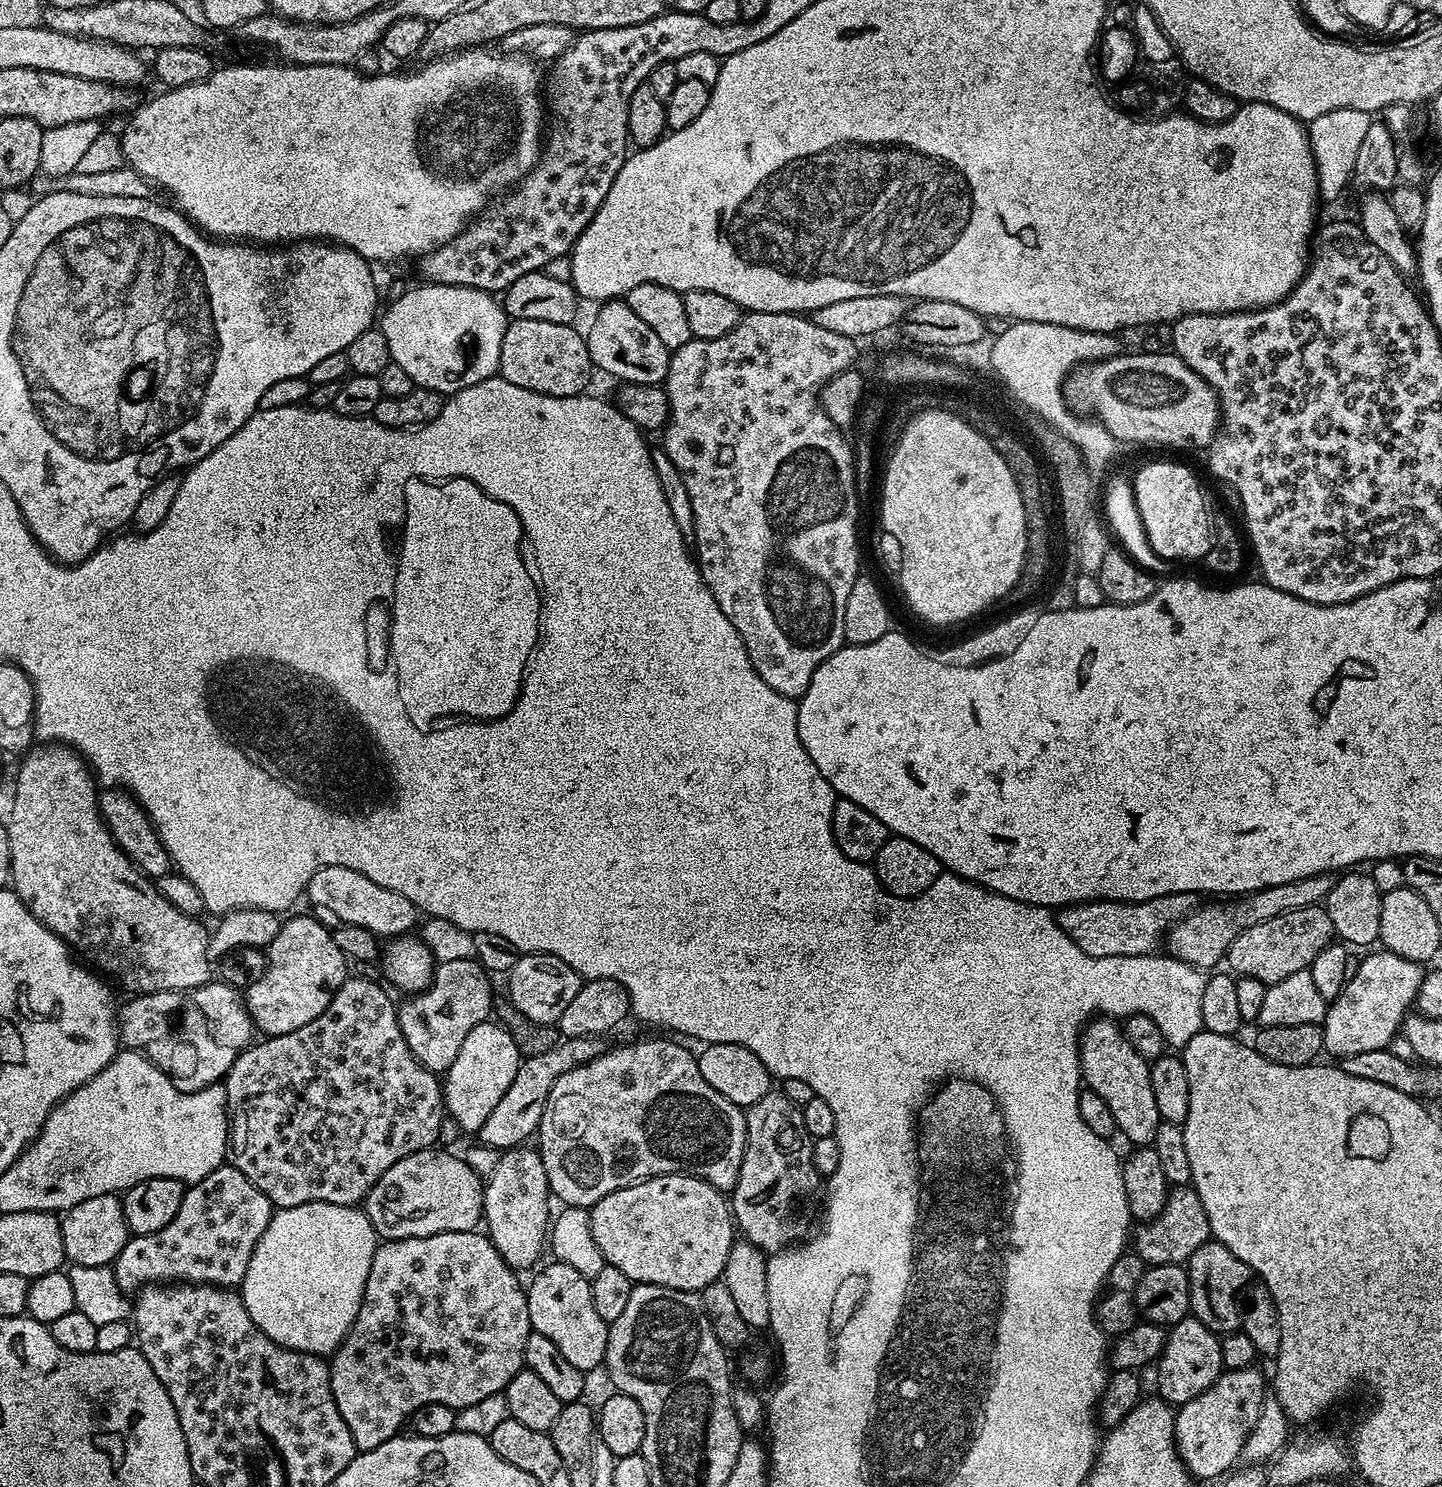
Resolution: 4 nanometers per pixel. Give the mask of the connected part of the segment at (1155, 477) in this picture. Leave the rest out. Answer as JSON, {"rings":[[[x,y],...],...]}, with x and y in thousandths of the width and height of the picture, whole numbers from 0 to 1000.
{"rings":[[[802,309],[800,312],[793,312],[788,316],[785,323],[786,332],[788,333],[789,344],[791,346],[792,354],[794,354],[795,362],[798,367],[806,376],[812,378],[817,377],[831,377],[839,370],[841,357],[835,339],[836,330],[832,329],[829,320],[821,312],[812,312],[810,309]]]}

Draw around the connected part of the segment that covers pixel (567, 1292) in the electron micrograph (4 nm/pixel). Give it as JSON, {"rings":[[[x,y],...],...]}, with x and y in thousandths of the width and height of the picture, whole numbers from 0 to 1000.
{"rings":[[[378,849],[371,856],[372,858],[370,859],[369,864],[367,863],[365,866],[369,895],[379,897],[379,900],[381,900],[384,905],[387,905],[387,909],[396,917],[401,919],[401,921],[406,924],[411,924],[415,917],[417,919],[420,917],[419,911],[422,907],[423,892],[417,886],[415,886],[412,882],[412,873],[409,871],[410,860],[401,857],[398,851],[382,849]]]}

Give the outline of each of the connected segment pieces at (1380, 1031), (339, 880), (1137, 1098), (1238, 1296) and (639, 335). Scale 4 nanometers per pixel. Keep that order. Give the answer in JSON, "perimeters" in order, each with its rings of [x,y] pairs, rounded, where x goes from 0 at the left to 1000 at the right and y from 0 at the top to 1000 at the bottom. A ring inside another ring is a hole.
{"perimeters":[[[[962,639],[951,640],[932,661],[932,665],[921,676],[918,683],[918,707],[931,711],[958,706],[965,703],[972,693],[974,683],[982,675],[983,663],[986,663],[988,652]]],[[[227,582],[218,586],[214,594],[212,604],[215,605],[218,617],[228,624],[239,621],[251,623],[264,631],[282,629],[290,617],[290,611],[281,602],[268,599],[252,588],[240,582]]],[[[758,685],[752,689],[749,695],[749,722],[754,734],[762,736],[770,744],[770,749],[773,749],[774,761],[785,769],[785,771],[798,771],[800,763],[806,755],[803,749],[803,743],[800,742],[800,732],[798,731],[798,716],[784,703],[779,697],[777,689],[771,685]]],[[[838,833],[836,837],[831,838],[831,841],[828,841],[828,843],[825,843],[822,852],[825,862],[826,884],[844,897],[861,895],[861,875],[870,858],[864,849],[856,846],[850,838]]],[[[432,201],[422,202],[417,204],[414,207],[416,208],[414,208],[413,213],[411,214],[408,223],[406,223],[411,245],[415,249],[417,247],[417,249],[428,253],[428,256],[430,257],[460,259],[465,249],[465,241],[466,240],[466,237],[462,233],[462,230],[458,229],[456,225],[454,225],[454,222],[451,222],[451,219],[448,219],[448,217],[445,217],[445,214],[442,214],[442,211],[440,211],[440,208],[437,208],[437,206]]]]}

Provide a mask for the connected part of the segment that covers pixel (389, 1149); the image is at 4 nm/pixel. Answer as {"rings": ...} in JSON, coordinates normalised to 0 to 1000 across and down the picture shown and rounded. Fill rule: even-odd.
{"rings":[[[242,656],[218,687],[212,687],[201,695],[181,699],[181,702],[175,701],[160,717],[155,727],[158,736],[160,782],[191,812],[212,808],[249,810],[273,781],[300,771],[308,753],[309,756],[306,727],[284,709],[284,703],[279,698],[275,676],[272,676],[270,665],[264,662]]]}

